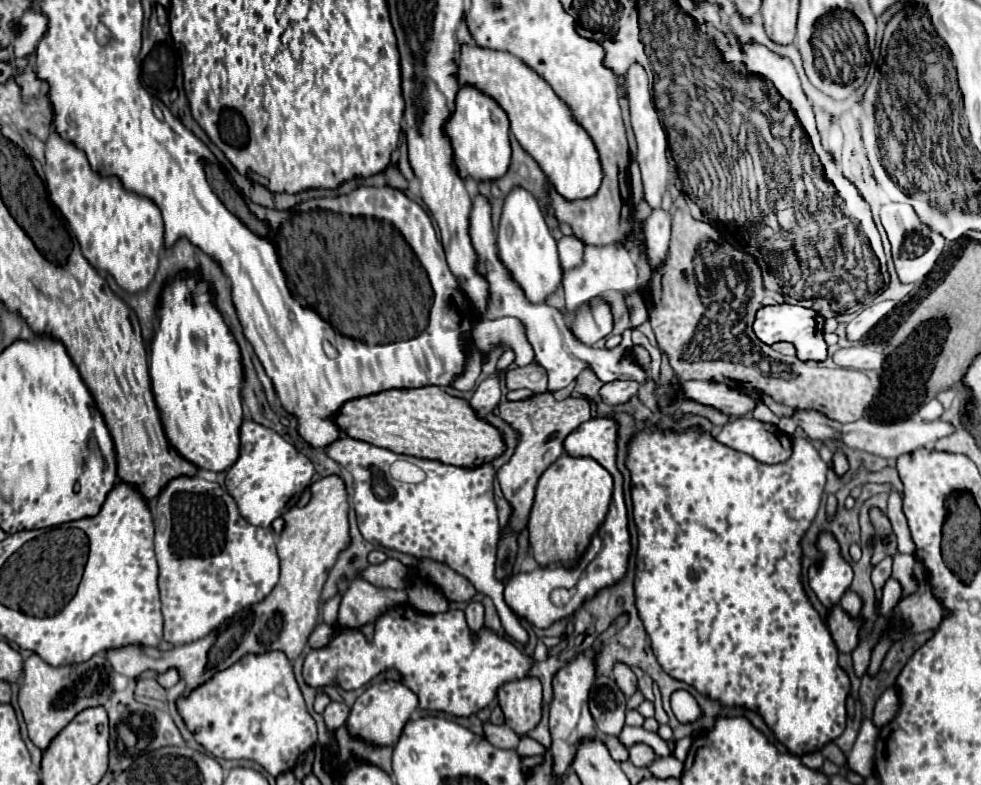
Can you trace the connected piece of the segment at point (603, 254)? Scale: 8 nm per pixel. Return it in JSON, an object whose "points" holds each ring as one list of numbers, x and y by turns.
{"points":[[610,244,610,246,586,246,584,250,584,264,564,272,564,293,566,312,575,312,576,309,584,304,586,300,608,292,608,290,618,290,618,292,636,292,638,288,638,272,636,264,632,262,630,252,624,248,624,244]]}

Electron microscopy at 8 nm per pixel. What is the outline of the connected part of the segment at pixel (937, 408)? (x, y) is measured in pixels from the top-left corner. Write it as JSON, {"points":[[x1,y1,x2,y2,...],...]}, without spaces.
{"points":[[930,400,926,406,922,406,918,410,920,418,926,418,926,420,936,420,936,418,942,416,942,412,944,412,944,408,942,408,942,404,938,400]]}

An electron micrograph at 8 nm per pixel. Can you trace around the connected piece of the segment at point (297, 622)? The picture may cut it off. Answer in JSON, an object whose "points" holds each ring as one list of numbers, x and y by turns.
{"points":[[338,474,324,476,310,486,310,492,312,498,304,508,294,506,282,516,286,526,276,544,280,558,280,580,262,602,256,602,254,606,238,612,234,618,228,618,206,638,186,646,176,646,168,652,152,646,122,646,122,650,106,650,106,658,110,660,112,668,130,678,137,678,148,668,159,674,168,668,176,668,186,680,184,694,190,694,196,686,212,678,214,672,226,670,246,654,282,650,290,660,296,660,316,626,320,594,328,572,338,560,338,554,350,544,350,504,344,480]]}

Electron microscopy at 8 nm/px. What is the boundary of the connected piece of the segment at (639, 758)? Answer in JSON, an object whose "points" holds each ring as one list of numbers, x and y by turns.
{"points":[[635,744,629,748,629,757,634,757,634,762,652,762,656,758,654,750,645,744]]}

